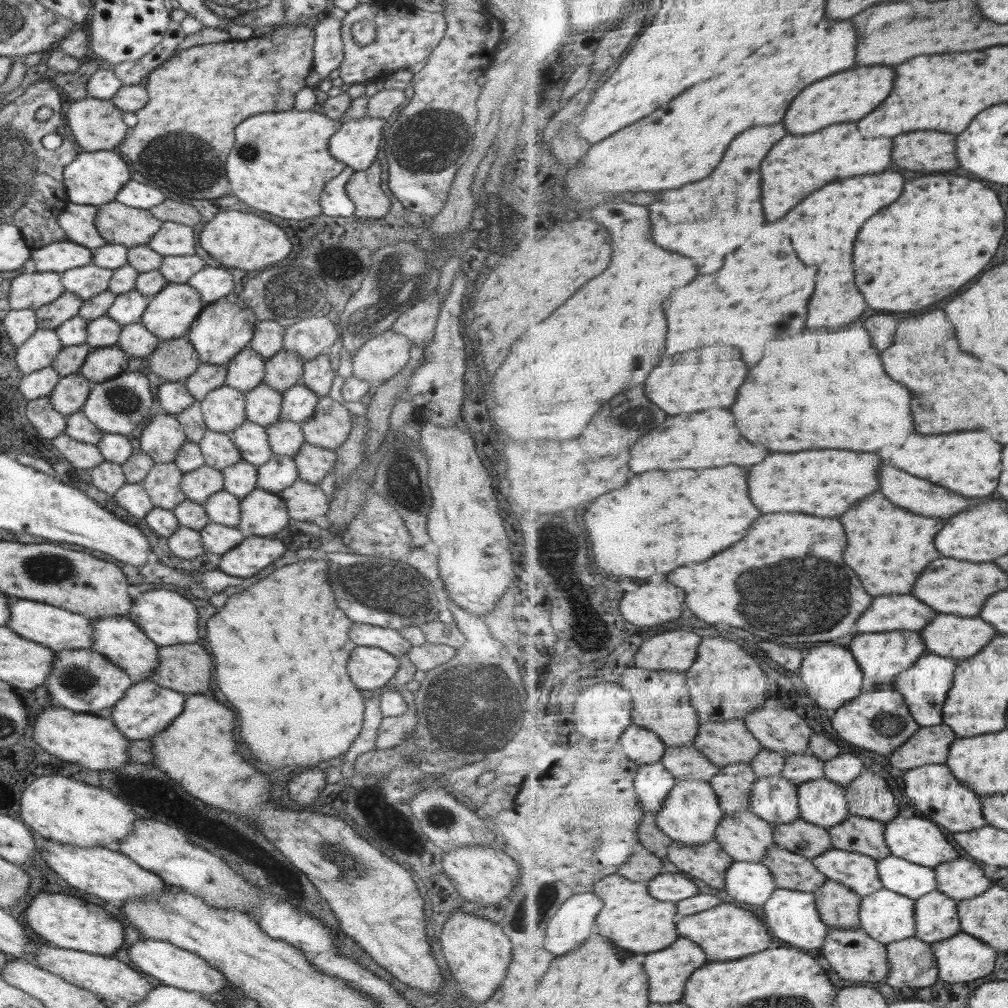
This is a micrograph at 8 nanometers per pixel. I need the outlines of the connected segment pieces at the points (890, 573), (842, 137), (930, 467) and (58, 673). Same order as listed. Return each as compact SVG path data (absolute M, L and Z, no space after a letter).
M882 492L872 494L872 498L866 498L842 518L852 538L846 554L848 564L864 578L864 586L868 586L868 592L874 596L910 594L922 572L934 560L942 558L936 548L936 536L944 530L946 520L910 512L890 500Z
M858 122L830 126L828 130L820 130L816 134L792 134L784 138L784 142L772 150L768 162L764 162L764 206L768 220L784 218L812 192L824 188L830 182L836 182L838 178L884 172L894 162L892 154L894 138L866 138L858 130Z
M970 430L970 432L954 432L940 436L912 434L912 438L902 446L890 446L888 450L878 452L882 460L892 462L894 466L908 470L910 474L928 478L936 484L942 484L954 492L964 496L990 496L1000 486L1002 476L1002 452L1004 444L996 442L990 430Z
M69 648L56 654L44 685L48 689L51 702L68 710L96 715L98 710L114 706L134 683L124 670L94 649Z

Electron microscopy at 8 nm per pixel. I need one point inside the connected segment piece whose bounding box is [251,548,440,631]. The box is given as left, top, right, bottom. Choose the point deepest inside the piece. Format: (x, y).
(374, 590)

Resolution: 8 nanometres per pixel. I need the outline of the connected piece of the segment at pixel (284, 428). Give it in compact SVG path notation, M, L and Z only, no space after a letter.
M279 418L274 424L265 426L268 442L273 454L292 457L305 441L301 425Z

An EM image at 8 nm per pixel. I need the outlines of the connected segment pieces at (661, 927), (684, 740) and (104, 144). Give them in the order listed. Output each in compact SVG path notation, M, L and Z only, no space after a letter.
M618 872L604 877L596 884L594 892L603 898L605 903L608 902L603 908L604 914L600 914L598 920L600 934L610 934L610 938L616 940L620 946L647 955L667 949L680 940L679 925L676 926L679 903L663 901L652 895L650 881L635 882Z
M634 666L624 672L620 682L633 694L633 722L656 731L668 746L692 746L700 734L702 718L694 706L686 673L677 670L652 670Z
M94 97L72 100L66 118L74 141L86 152L112 150L128 134L122 112L107 100Z

